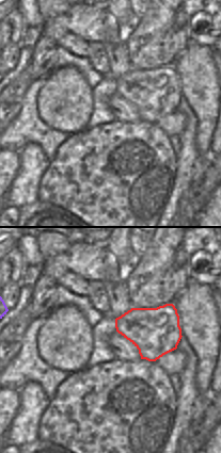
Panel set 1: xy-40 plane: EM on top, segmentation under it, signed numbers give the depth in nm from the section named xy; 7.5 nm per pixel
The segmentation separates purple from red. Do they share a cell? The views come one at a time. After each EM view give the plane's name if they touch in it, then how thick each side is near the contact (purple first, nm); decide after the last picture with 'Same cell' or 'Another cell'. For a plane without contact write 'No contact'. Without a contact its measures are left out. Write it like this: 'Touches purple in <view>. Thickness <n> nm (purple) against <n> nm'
No contact.

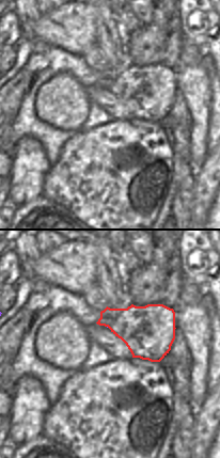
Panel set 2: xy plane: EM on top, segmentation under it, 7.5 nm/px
No contact.

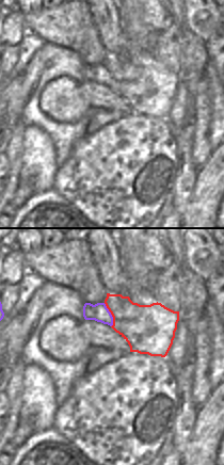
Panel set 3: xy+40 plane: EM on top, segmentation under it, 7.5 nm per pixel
Touches purple in xy+40. Thickness 140 nm (purple) against 320 nm.

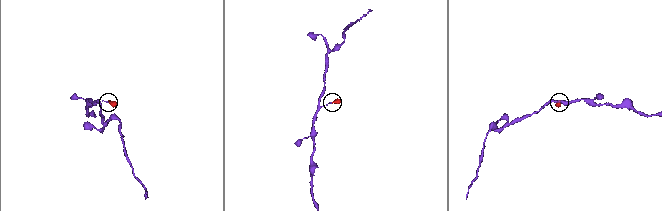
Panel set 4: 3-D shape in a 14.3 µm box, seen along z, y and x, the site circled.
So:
Same cell.

